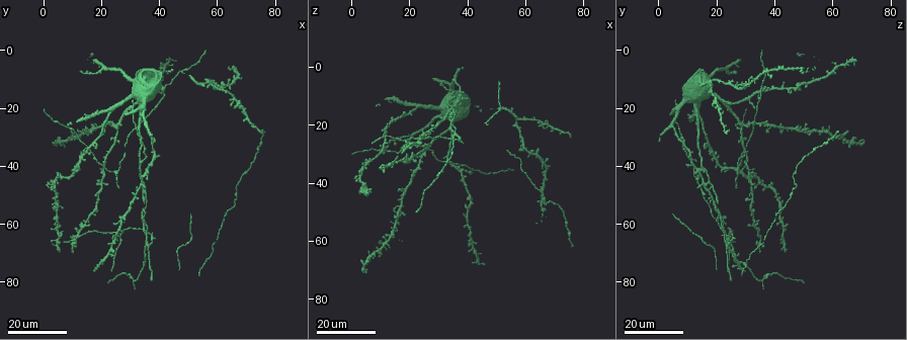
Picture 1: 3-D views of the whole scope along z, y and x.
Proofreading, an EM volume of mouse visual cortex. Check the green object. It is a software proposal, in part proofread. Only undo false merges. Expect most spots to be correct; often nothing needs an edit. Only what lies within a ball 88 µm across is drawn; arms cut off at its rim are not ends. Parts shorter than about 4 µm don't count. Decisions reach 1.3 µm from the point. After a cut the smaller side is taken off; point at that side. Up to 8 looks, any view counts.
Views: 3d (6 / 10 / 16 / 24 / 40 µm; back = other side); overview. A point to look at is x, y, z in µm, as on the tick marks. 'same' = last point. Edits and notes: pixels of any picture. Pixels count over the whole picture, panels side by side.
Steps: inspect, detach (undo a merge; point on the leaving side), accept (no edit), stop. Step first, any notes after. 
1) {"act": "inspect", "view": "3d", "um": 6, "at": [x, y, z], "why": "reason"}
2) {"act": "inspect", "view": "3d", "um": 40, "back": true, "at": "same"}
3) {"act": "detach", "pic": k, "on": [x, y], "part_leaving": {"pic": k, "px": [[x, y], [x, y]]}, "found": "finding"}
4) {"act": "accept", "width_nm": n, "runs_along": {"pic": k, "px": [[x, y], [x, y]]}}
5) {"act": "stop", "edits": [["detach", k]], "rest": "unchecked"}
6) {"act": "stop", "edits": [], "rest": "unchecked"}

{"act": "inspect", "view": "3d", "um": 24, "at": [26, 63, 25], "why": "a fork"}

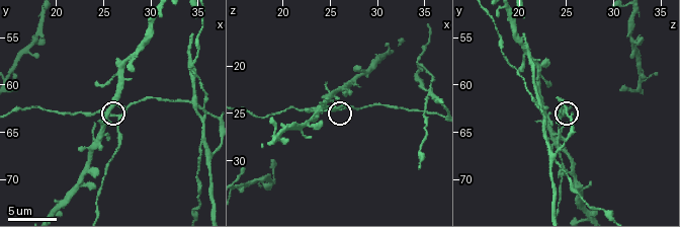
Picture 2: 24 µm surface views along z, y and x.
{"act": "inspect", "view": "3d", "um": 6, "at": [26.6, 63.4, 24.6]}

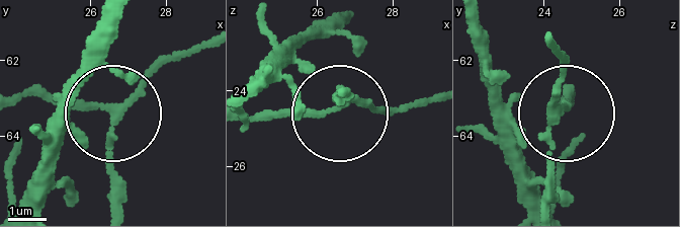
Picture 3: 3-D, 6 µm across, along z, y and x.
{"act": "accept", "width_nm": 190, "runs_along": {"pic": 3, "px": [[545, 39], [566, 68], [545, 145], [545, 204]]}, "found": "all the same neuron"}

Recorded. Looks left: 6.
{"act": "inspect", "view": "3d", "um": 16, "at": [34, 47, 14], "why": "branch point"}

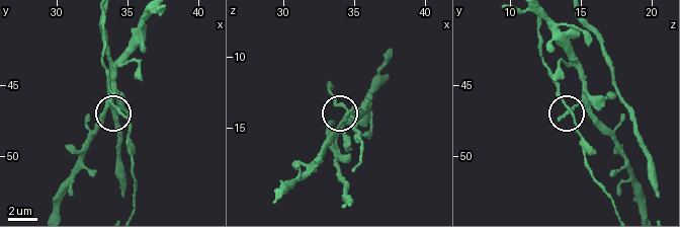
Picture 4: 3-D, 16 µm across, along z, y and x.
{"act": "inspect", "view": "3d", "um": 6, "at": [34.8, 47.0, 14.2]}

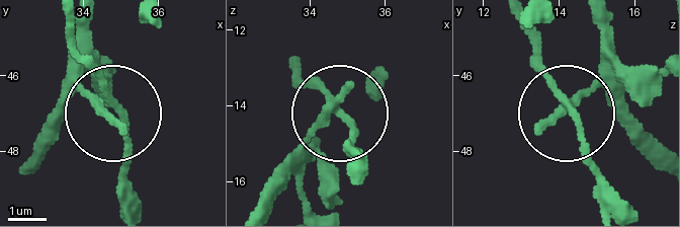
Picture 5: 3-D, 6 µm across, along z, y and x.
{"act": "inspect", "view": "3d", "um": 6, "back": true, "at": [34.85, 46.85, 14.15]}

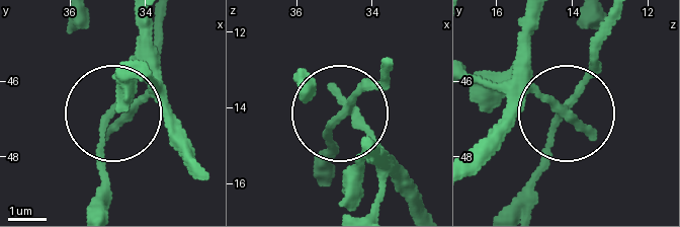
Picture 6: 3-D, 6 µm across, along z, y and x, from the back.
{"act": "accept", "found": "continuous, no second neuron"}

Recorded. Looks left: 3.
{"act": "inspect", "view": "3d", "um": 24, "at": [25, 42, 28], "why": "arms part here"}

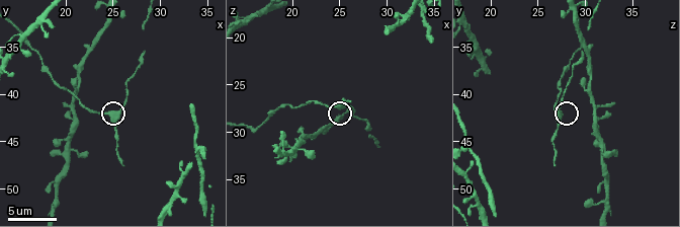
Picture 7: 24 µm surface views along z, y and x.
{"act": "inspect", "view": "3d", "um": 6, "at": [25.0, 42.2, 27.2]}

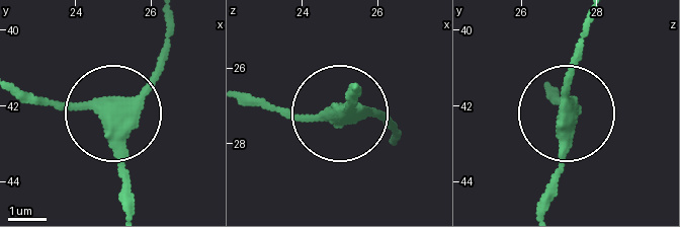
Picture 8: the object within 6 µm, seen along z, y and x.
{"act": "accept", "found": "continuous, no second neuron"}

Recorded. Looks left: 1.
{"act": "stop", "edits": [], "rest": "unchecked"}

